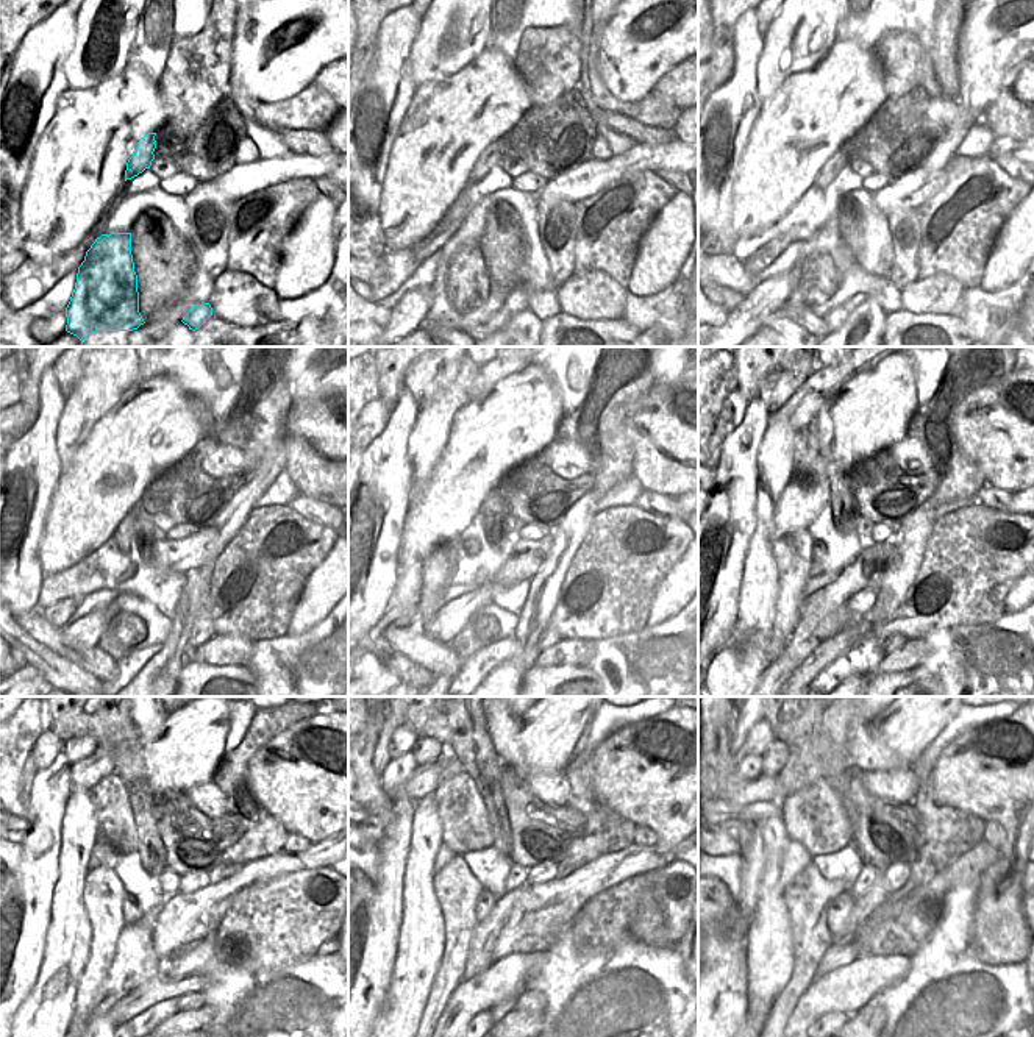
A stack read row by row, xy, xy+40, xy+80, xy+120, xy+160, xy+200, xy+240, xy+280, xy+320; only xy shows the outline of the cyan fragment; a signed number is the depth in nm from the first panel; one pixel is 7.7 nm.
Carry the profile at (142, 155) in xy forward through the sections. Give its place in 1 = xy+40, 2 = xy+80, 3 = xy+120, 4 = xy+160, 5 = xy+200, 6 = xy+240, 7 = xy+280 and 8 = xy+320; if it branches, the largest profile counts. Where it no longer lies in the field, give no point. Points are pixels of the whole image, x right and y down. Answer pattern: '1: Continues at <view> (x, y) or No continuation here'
1: Continues at xy+40 (491, 156)
2: Continues at xy+80 (837, 161)
3: Continues at xy+120 (128, 522)
4: Continues at xy+160 (470, 545)
5: Continues at xy+200 (819, 550)
6: Continues at xy+240 (131, 911)
7: Continues at xy+280 (486, 901)
8: Continues at xy+320 (837, 917)

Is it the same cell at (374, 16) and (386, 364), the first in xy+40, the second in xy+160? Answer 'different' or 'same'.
same

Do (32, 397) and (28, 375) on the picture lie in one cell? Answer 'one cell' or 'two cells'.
one cell

